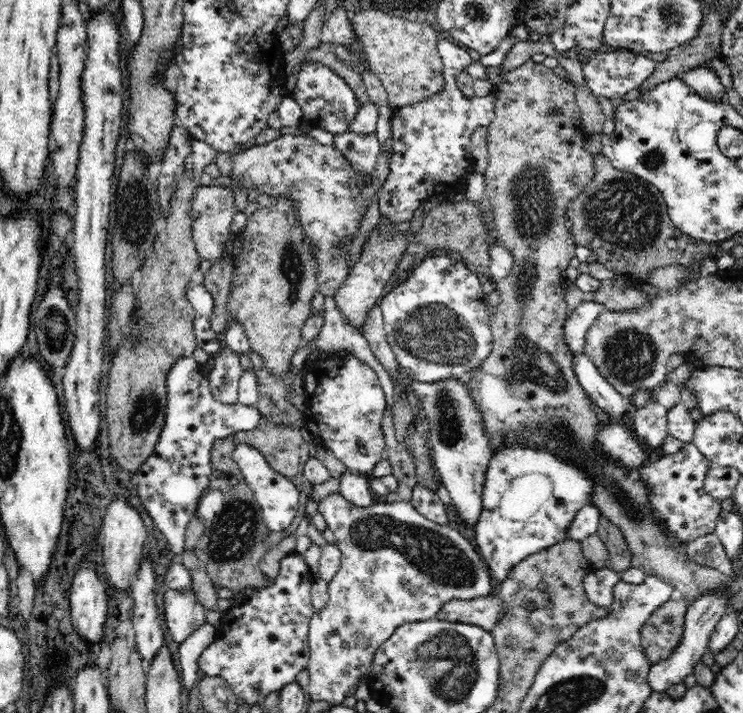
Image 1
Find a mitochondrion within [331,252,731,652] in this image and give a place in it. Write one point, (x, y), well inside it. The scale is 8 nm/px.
(444, 560)

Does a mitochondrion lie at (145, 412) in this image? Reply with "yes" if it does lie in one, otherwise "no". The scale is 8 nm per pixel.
yes

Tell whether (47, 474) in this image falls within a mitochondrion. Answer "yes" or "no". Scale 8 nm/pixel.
no

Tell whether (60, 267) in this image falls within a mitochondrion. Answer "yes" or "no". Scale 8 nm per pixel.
no

